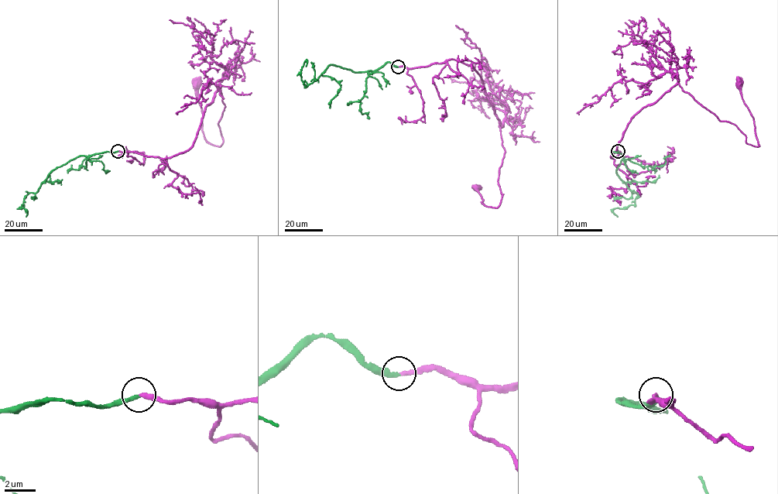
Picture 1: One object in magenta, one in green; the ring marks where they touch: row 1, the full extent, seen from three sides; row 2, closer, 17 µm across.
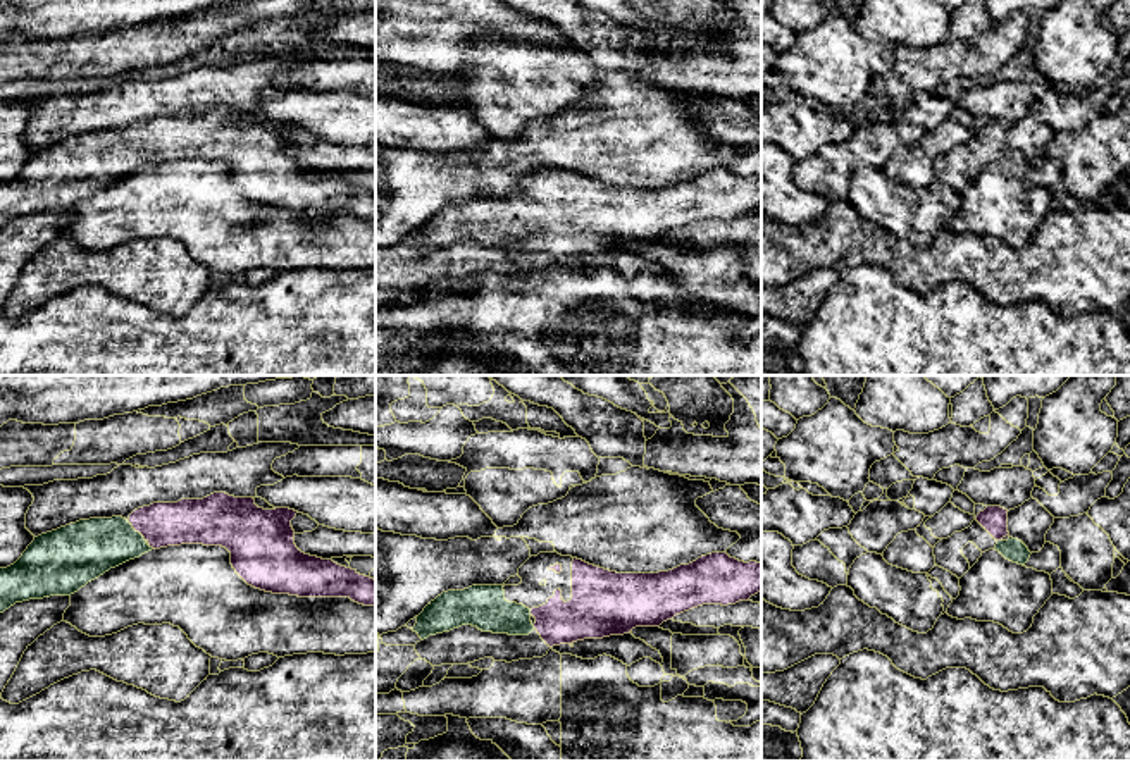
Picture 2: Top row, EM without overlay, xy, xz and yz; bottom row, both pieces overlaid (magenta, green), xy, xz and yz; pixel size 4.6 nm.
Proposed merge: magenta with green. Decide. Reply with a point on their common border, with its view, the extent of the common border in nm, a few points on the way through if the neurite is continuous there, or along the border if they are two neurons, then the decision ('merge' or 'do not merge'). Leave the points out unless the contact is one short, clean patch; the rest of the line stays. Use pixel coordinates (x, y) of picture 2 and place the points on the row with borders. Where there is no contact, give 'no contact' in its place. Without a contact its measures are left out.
xy (138, 531) | 130 nm | across xy (188, 520), (145, 524), (138, 531), (126, 541), (88, 548) | merge

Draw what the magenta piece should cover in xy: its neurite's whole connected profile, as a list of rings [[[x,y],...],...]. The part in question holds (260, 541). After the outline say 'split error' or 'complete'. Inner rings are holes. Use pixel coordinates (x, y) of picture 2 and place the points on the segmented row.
[[[214,492],[203,499],[181,499],[177,503],[153,503],[134,510],[129,518],[90,518],[41,534],[28,546],[22,556],[10,566],[0,568],[0,613],[16,603],[43,599],[50,596],[71,596],[88,582],[98,578],[110,568],[129,560],[167,546],[203,544],[222,546],[231,553],[231,565],[236,573],[251,587],[298,597],[350,597],[363,606],[376,606],[376,580],[360,575],[357,570],[341,566],[332,560],[322,560],[301,553],[295,544],[291,520],[298,511],[289,508],[264,510],[253,498],[234,498],[226,492]]]; split error

